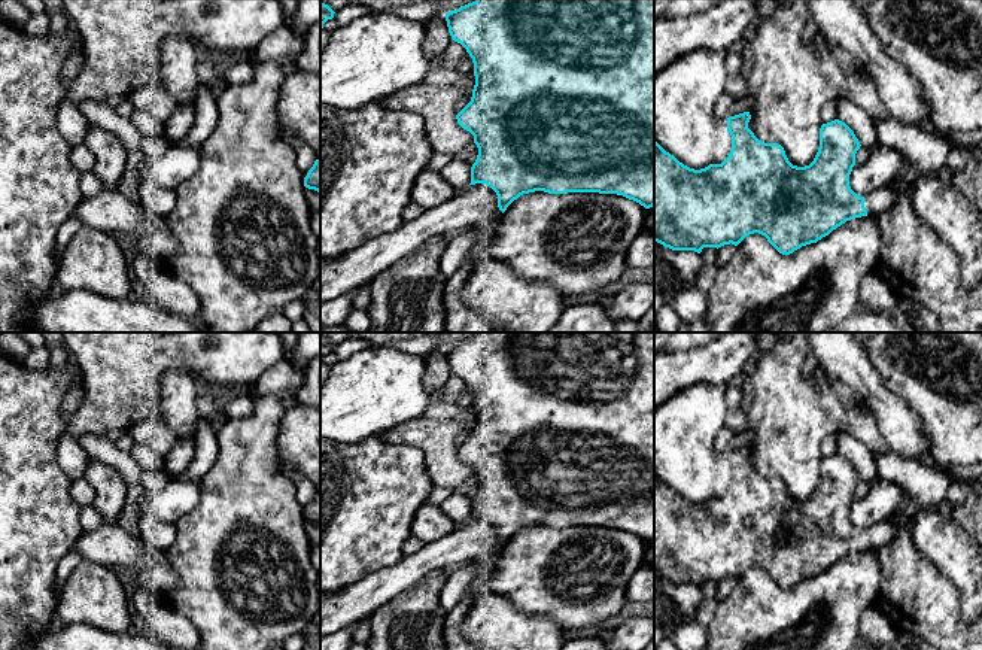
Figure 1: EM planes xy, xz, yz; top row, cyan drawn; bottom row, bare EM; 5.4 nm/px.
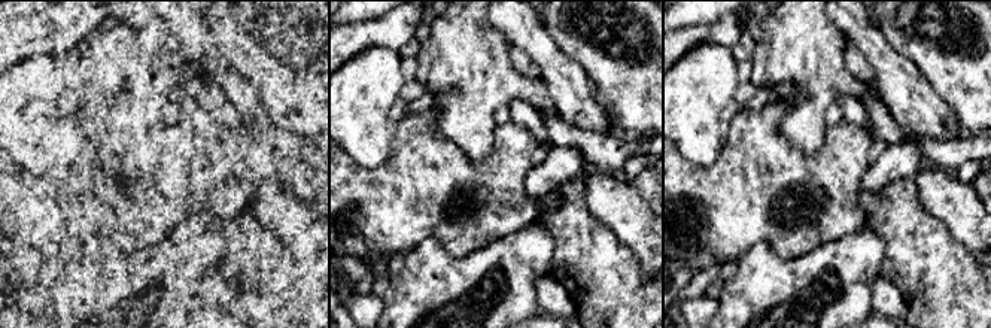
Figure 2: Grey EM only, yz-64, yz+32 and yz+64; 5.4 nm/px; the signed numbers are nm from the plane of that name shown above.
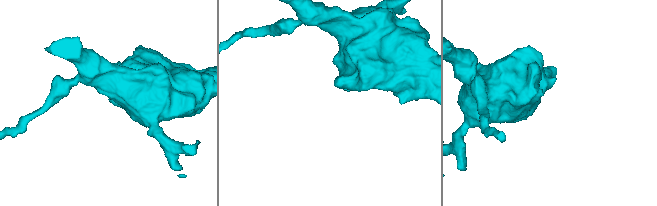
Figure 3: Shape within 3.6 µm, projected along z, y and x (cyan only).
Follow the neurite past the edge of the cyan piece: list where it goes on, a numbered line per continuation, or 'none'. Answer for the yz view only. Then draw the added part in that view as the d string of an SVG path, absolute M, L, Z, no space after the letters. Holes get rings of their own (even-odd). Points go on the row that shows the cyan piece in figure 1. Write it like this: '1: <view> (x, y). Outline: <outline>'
1: yz (878, 202). Outline: M890 185L864 195L867 216L876 216L887 212L896 203L896 198L897 192Z

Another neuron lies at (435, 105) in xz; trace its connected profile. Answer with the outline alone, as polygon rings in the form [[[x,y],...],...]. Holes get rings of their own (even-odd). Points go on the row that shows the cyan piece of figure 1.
[[[422,82],[381,100],[389,110],[416,113],[423,119],[425,136],[435,154],[453,157],[474,143],[474,136],[456,119],[456,104],[474,85],[437,86]]]

